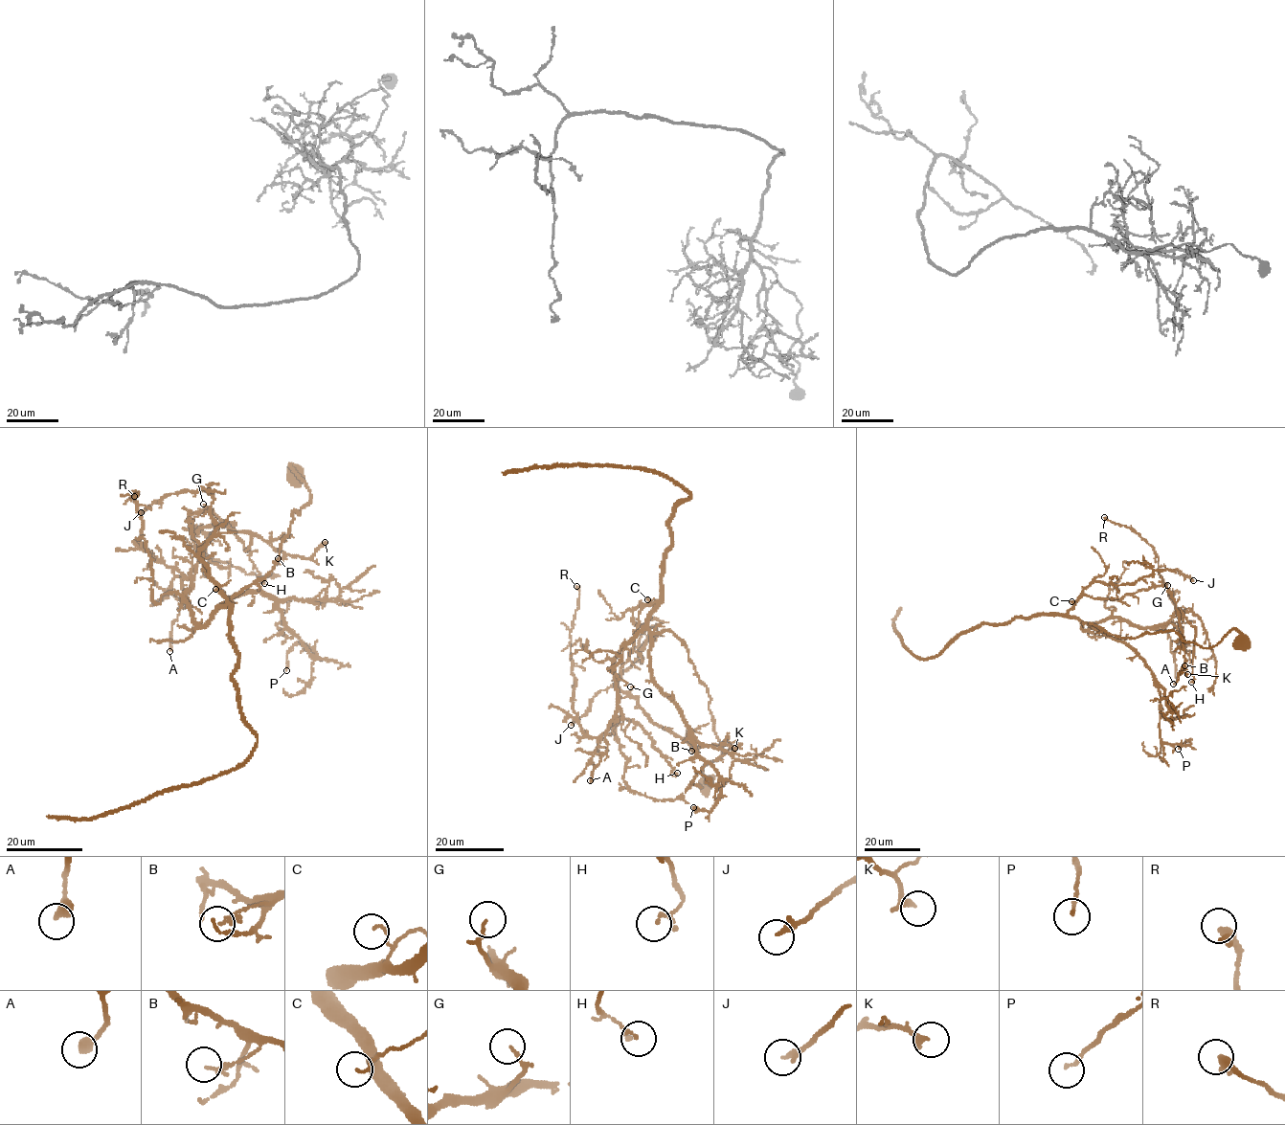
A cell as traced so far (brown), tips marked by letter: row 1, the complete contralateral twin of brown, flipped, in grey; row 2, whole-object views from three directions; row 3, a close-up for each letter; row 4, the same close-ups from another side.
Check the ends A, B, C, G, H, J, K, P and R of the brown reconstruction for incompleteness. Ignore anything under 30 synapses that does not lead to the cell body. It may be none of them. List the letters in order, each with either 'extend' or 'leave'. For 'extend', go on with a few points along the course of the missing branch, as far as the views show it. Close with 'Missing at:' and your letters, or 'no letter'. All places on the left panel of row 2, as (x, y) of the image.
A: leave
B: leave
C: leave
G: leave
H: leave
J: leave
K: leave
P: leave
R: leave
Missing at: no letter

